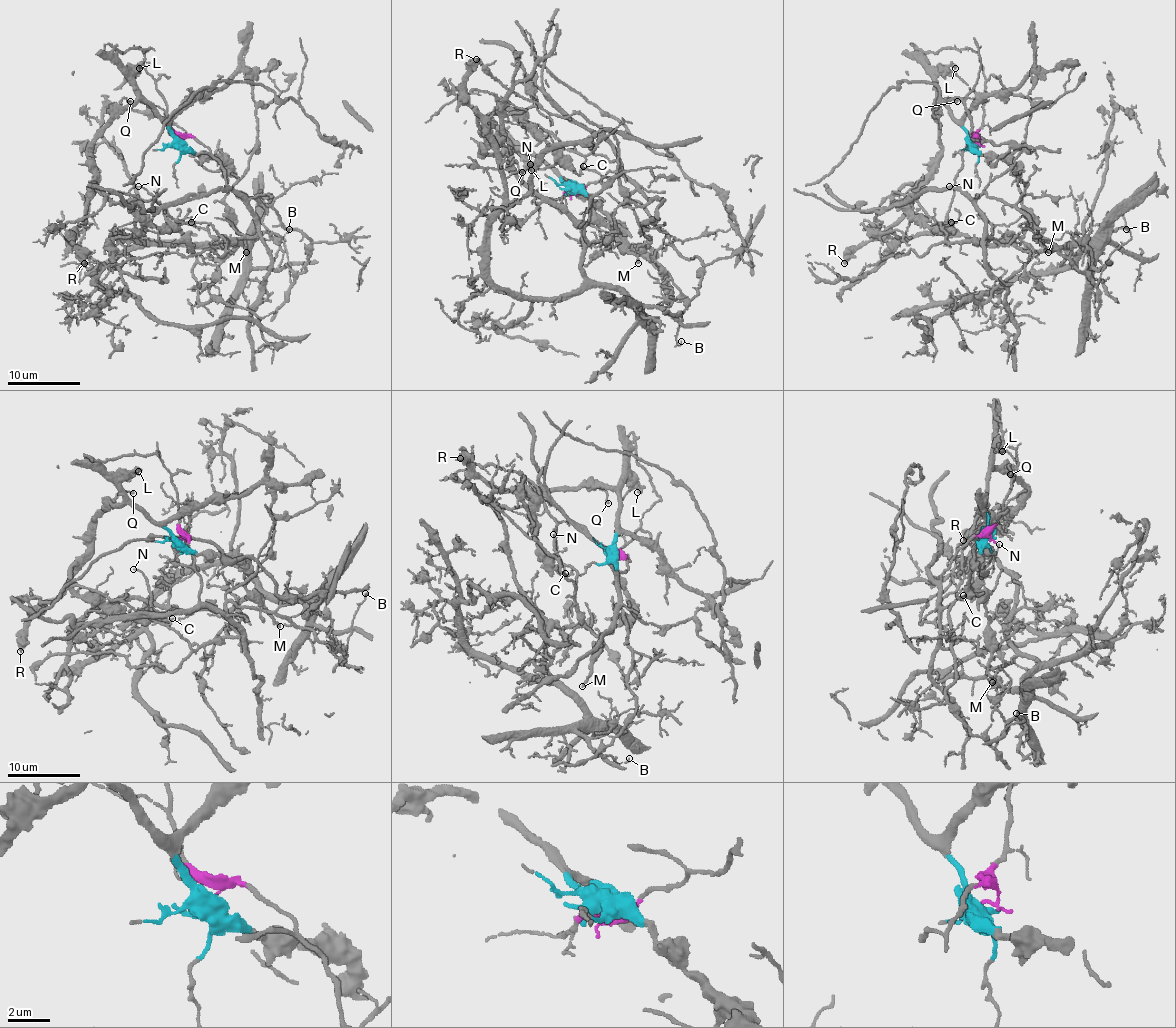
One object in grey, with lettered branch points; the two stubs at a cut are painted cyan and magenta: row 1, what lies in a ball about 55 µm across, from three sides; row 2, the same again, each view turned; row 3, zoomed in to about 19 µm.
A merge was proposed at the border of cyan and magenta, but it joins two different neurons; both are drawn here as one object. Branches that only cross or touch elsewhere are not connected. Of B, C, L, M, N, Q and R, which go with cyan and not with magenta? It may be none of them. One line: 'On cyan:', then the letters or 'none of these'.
On cyan: L, M, N, Q, R

